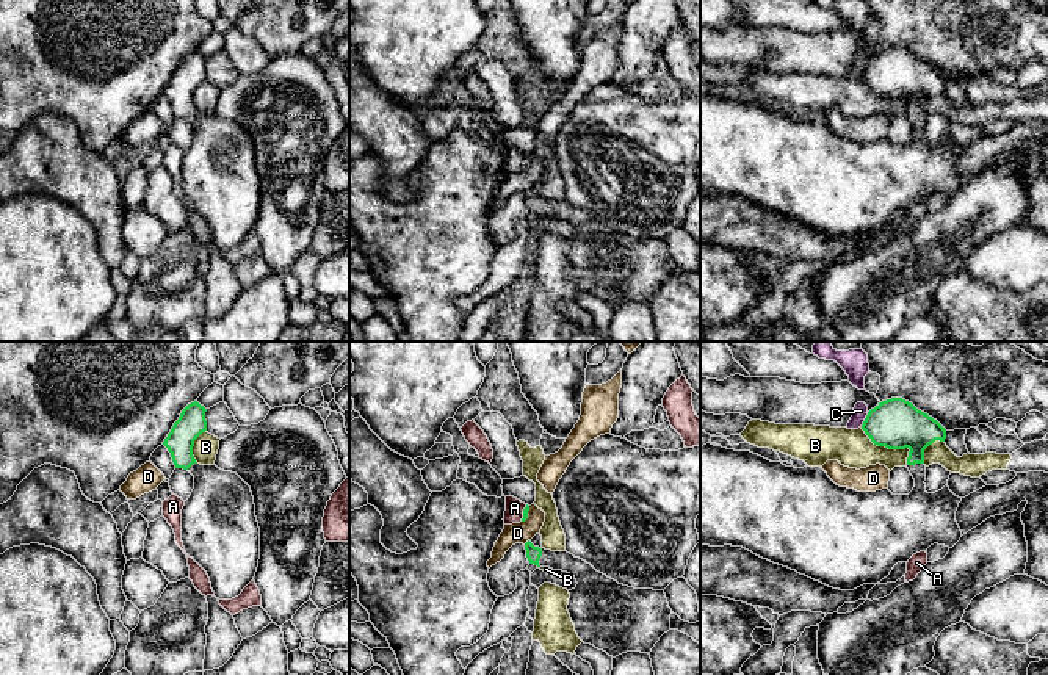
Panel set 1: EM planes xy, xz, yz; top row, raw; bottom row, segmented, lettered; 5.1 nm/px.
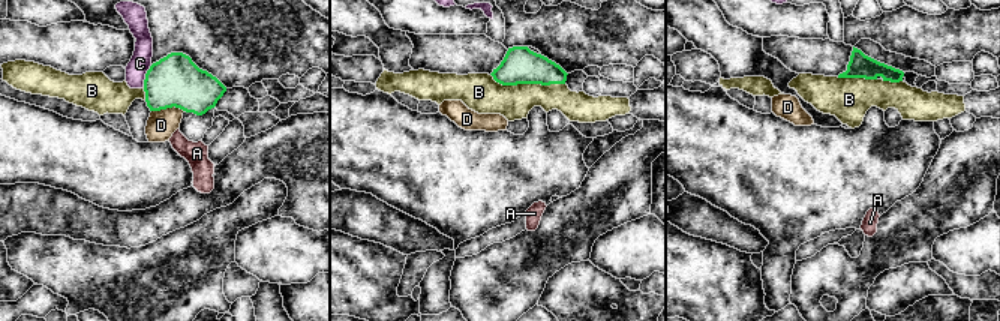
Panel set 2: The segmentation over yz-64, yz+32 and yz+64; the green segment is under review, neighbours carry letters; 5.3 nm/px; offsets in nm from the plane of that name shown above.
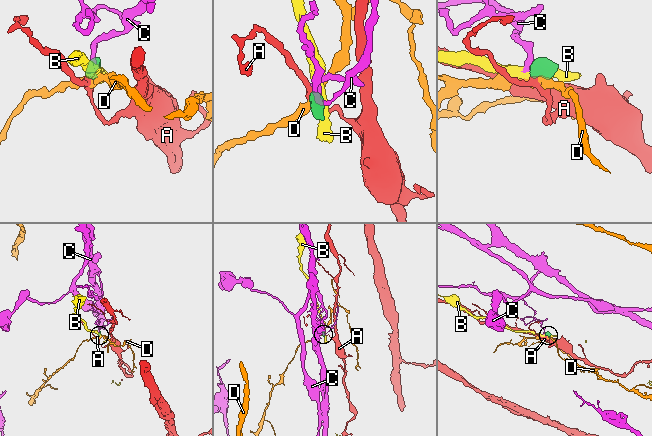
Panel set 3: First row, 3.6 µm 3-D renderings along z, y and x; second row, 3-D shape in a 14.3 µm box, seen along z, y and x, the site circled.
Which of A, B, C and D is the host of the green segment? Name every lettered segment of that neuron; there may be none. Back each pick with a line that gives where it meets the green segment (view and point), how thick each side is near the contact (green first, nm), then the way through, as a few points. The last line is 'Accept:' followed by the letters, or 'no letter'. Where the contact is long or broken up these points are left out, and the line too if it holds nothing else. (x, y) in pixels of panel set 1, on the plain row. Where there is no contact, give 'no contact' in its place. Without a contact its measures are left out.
Accept: no letter

